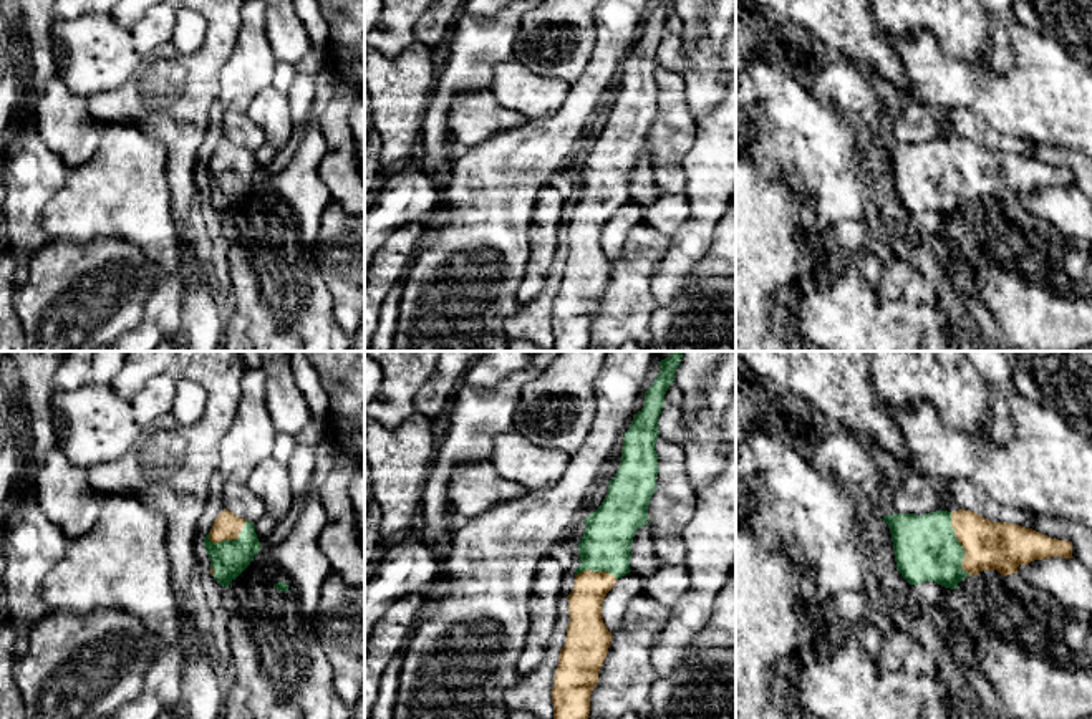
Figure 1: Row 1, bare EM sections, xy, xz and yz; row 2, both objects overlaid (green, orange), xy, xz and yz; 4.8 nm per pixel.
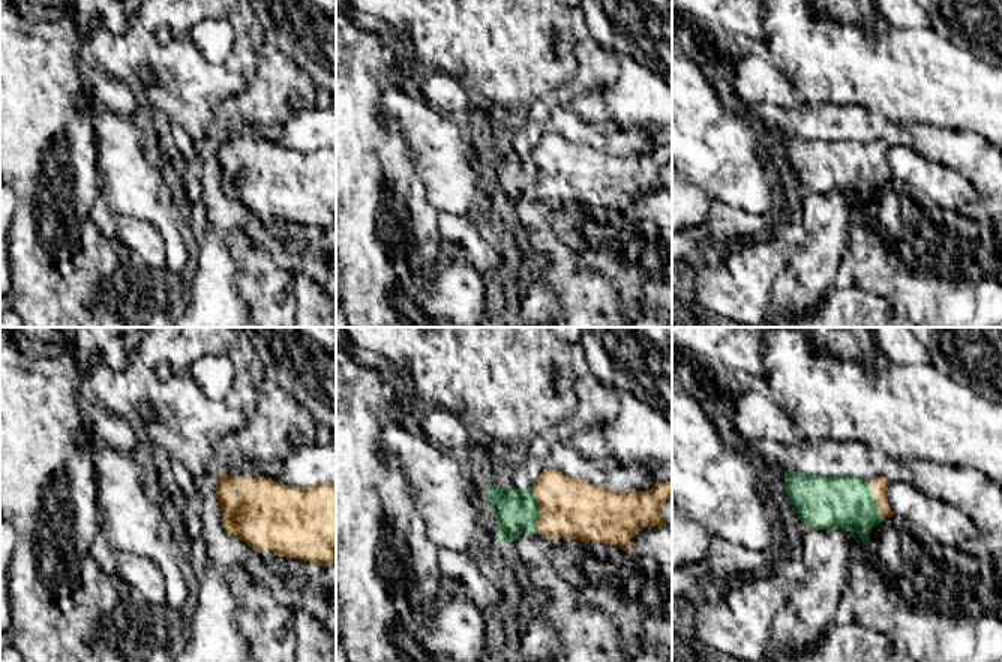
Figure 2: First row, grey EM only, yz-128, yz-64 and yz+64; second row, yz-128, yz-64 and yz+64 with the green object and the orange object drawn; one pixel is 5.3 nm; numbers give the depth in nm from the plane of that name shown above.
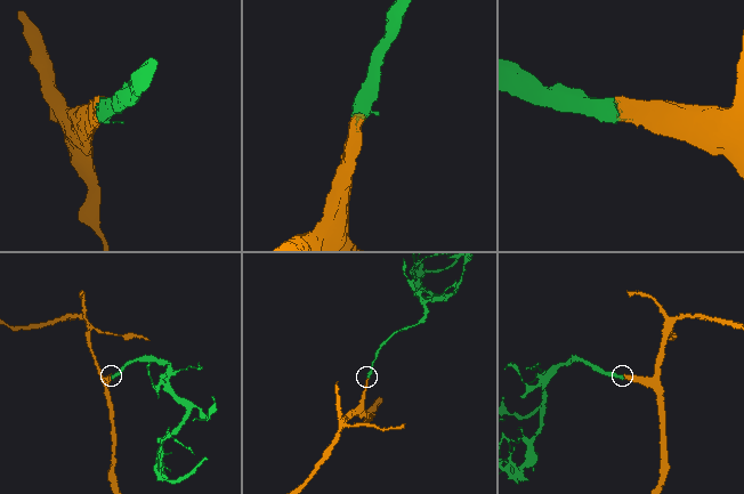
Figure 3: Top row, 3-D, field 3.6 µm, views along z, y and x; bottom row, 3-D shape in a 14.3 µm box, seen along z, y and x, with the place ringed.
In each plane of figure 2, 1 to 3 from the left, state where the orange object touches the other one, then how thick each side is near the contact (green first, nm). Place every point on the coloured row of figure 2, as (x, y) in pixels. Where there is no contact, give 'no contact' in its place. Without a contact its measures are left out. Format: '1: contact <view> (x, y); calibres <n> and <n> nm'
1: no contact
2: contact yz-64 (539, 511); calibres 220 and 320 nm
3: contact yz+64 (875, 499); calibres 280 and 90 nm

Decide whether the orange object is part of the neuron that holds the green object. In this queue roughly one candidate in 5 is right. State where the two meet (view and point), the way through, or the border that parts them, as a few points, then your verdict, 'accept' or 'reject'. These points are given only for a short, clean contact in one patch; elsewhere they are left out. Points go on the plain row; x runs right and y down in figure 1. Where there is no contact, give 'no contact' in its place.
meets green in yz at (960, 174); runs through yz (925, 176), (960, 174), (988, 174); accept

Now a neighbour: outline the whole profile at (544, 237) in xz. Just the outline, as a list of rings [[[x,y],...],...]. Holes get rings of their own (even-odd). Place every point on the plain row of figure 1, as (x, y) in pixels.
[[[552,184],[542,187],[539,192],[529,235],[530,255],[515,295],[519,303],[530,302],[548,278],[548,270],[558,245],[558,230],[563,224],[562,210],[565,202],[565,197]]]

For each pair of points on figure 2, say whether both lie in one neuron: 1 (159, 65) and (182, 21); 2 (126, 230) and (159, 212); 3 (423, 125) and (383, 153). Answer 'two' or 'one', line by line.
1: one
2: two
3: two

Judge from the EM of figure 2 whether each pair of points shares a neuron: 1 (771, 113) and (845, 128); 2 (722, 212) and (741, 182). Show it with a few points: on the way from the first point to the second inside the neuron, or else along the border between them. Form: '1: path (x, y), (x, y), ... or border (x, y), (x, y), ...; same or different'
1: path (789, 120), (827, 120); same
2: border (719, 200), (734, 207), (759, 213); different

